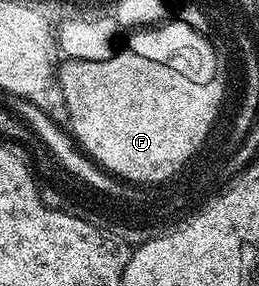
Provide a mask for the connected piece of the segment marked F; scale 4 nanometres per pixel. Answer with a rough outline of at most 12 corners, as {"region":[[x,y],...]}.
{"region":[[120,50],[59,65],[72,139],[121,181],[200,143],[219,76]]}

